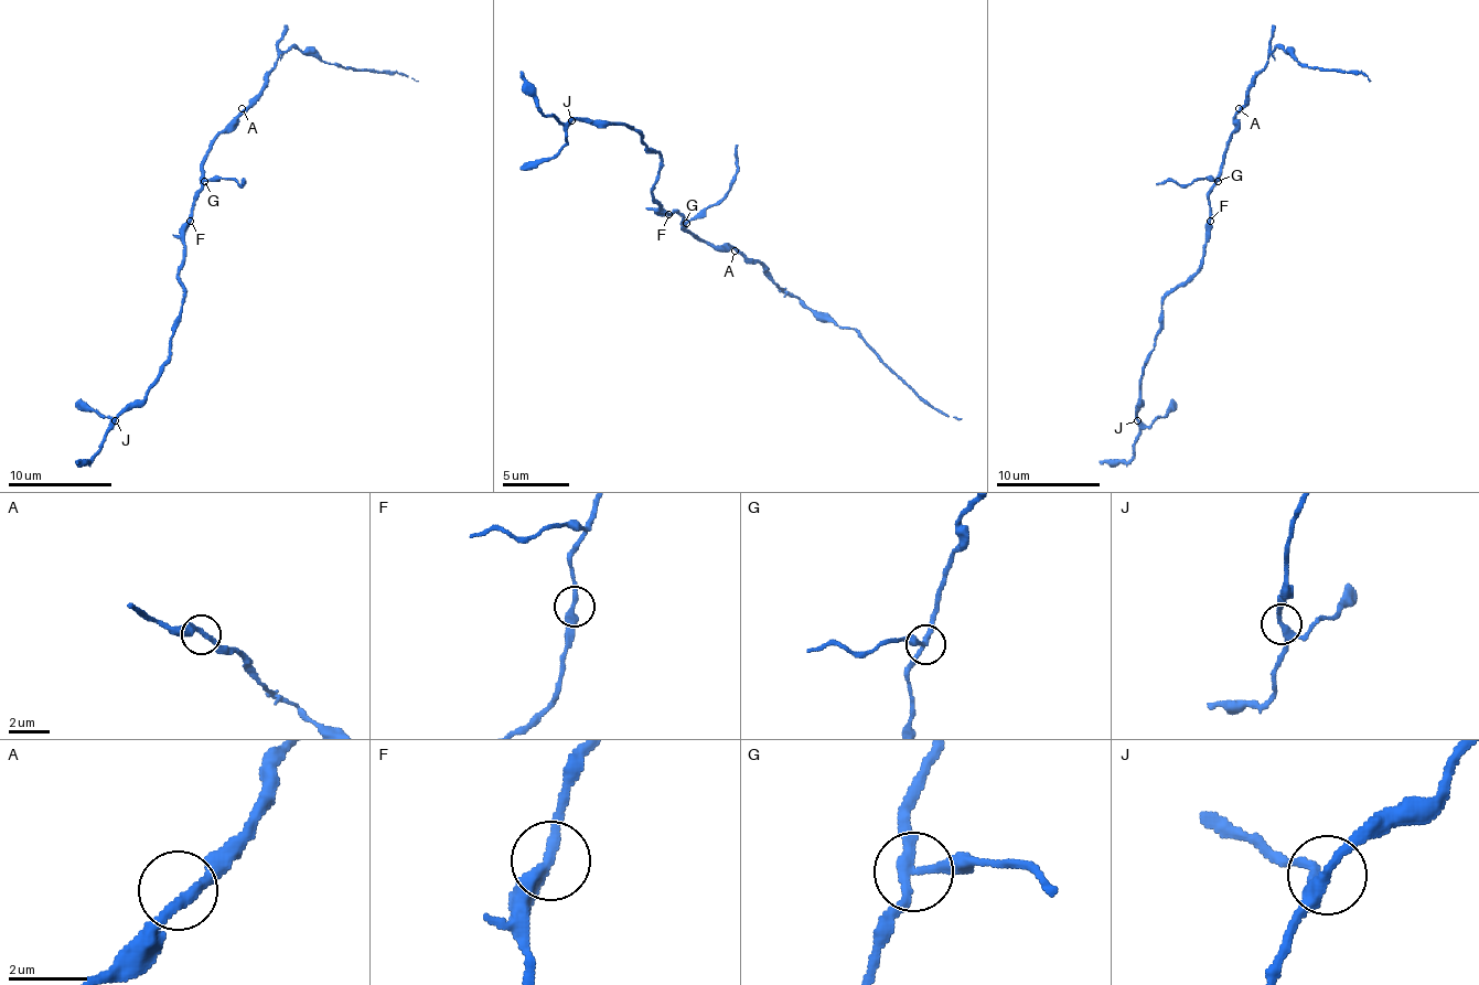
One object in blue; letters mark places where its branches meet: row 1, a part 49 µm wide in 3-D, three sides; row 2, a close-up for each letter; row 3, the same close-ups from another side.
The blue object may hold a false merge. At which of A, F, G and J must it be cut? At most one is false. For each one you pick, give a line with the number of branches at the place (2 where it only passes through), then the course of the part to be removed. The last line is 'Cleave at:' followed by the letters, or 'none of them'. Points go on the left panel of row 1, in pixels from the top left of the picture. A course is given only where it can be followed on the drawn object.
G: Branches: 3. Course of the part to remove: (203, 181), (232, 179), (237, 184), (245, 184)
Cleave at: G

